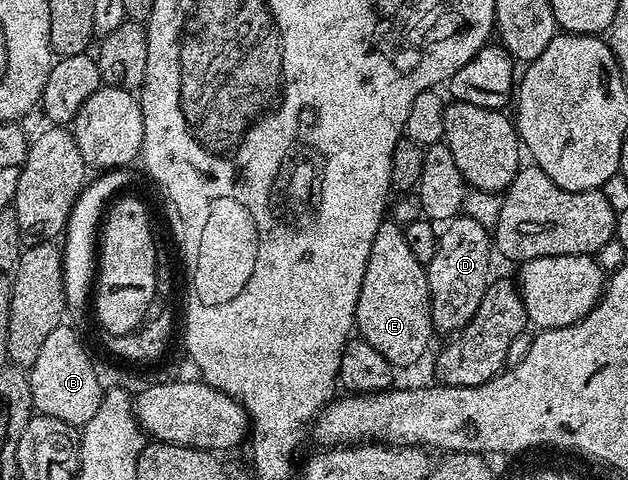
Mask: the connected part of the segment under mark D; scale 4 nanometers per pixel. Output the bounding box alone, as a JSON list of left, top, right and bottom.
[426,216,492,332]

